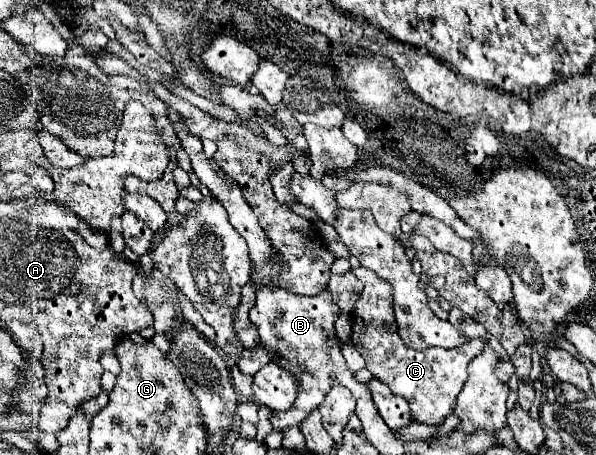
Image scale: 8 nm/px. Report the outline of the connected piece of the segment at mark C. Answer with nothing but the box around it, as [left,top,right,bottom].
[351,267,487,425]

